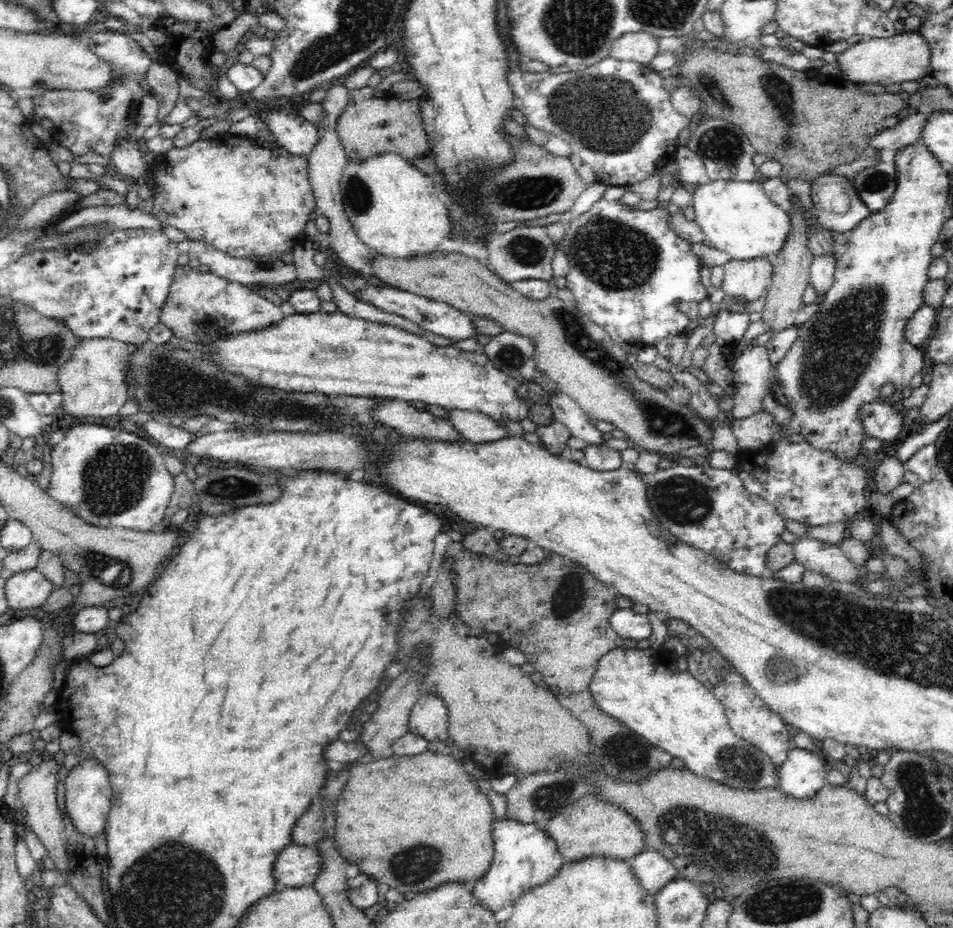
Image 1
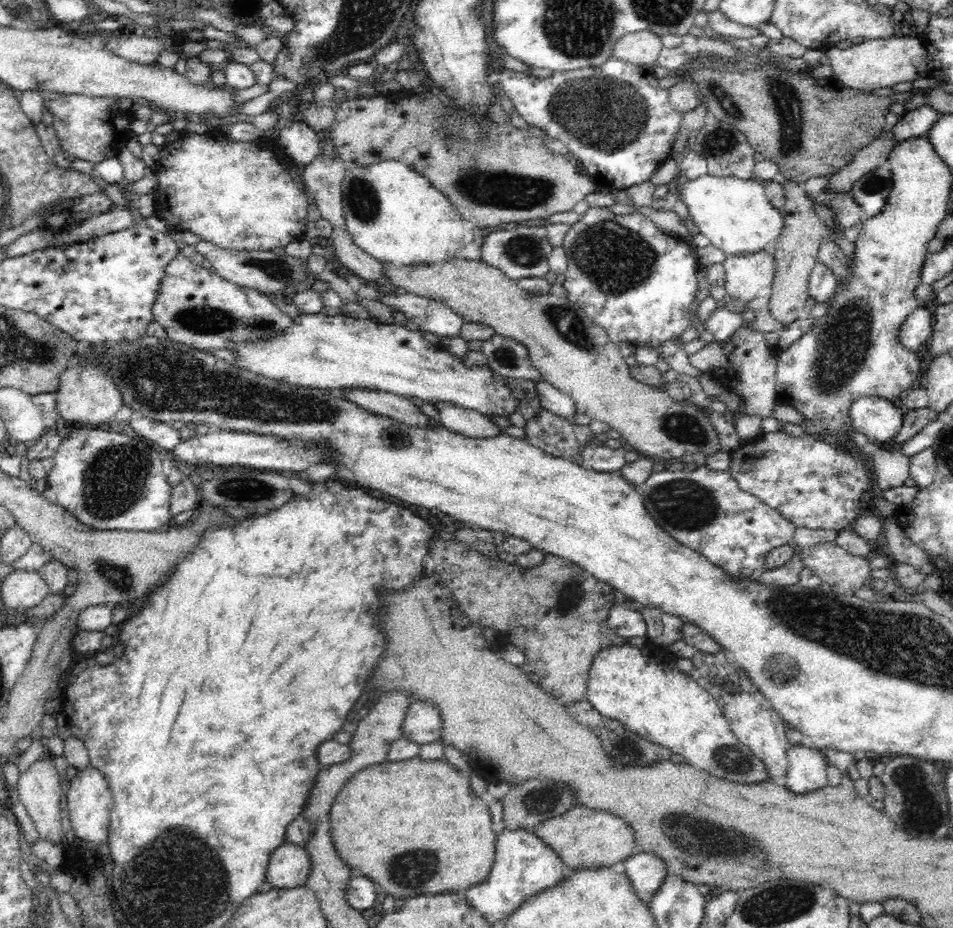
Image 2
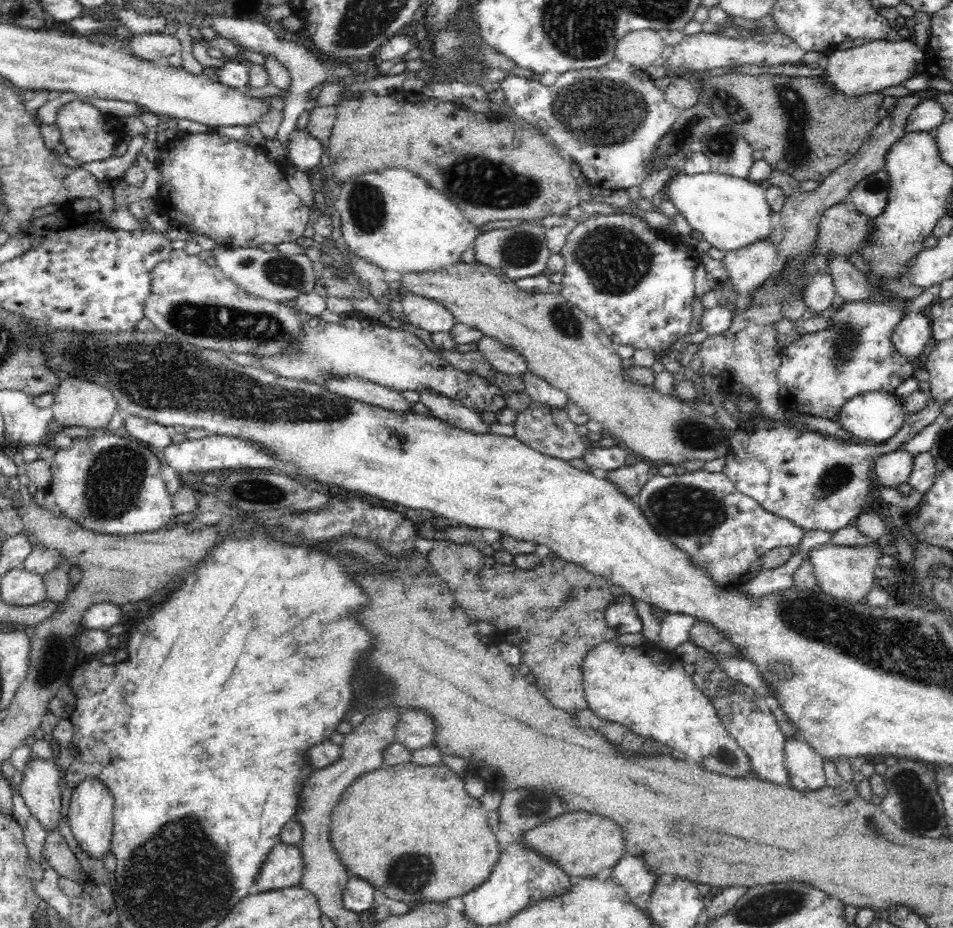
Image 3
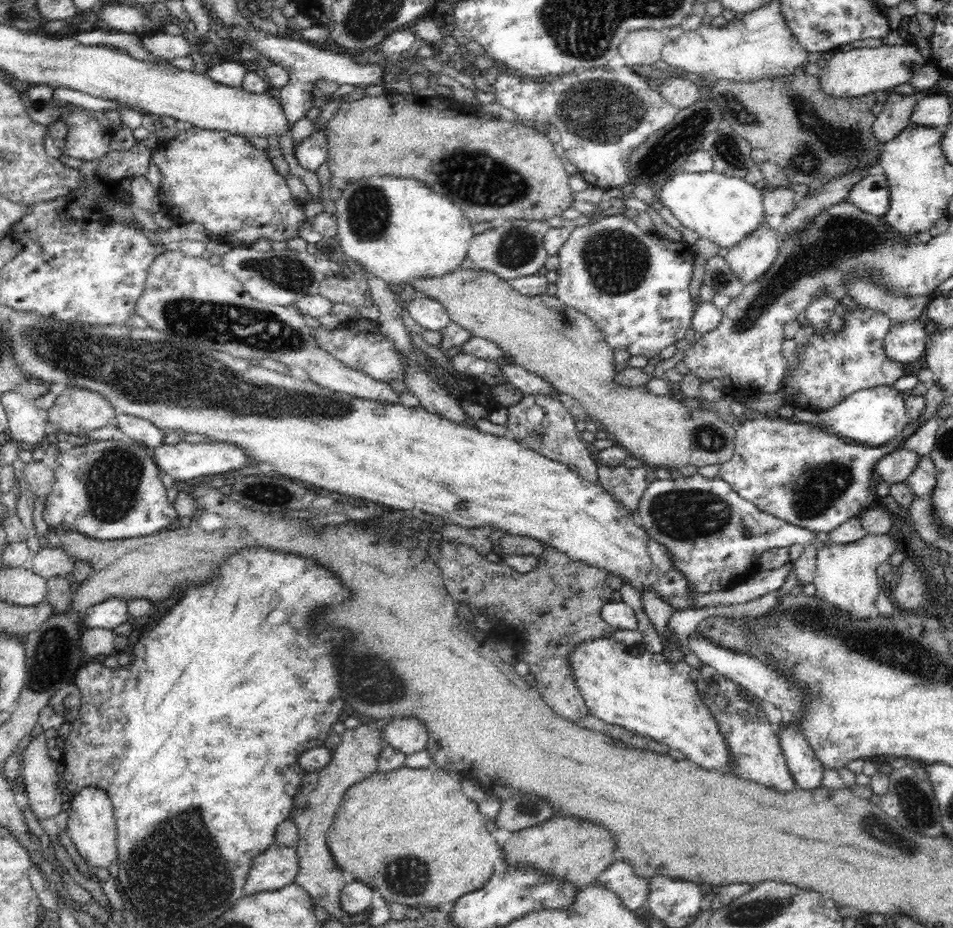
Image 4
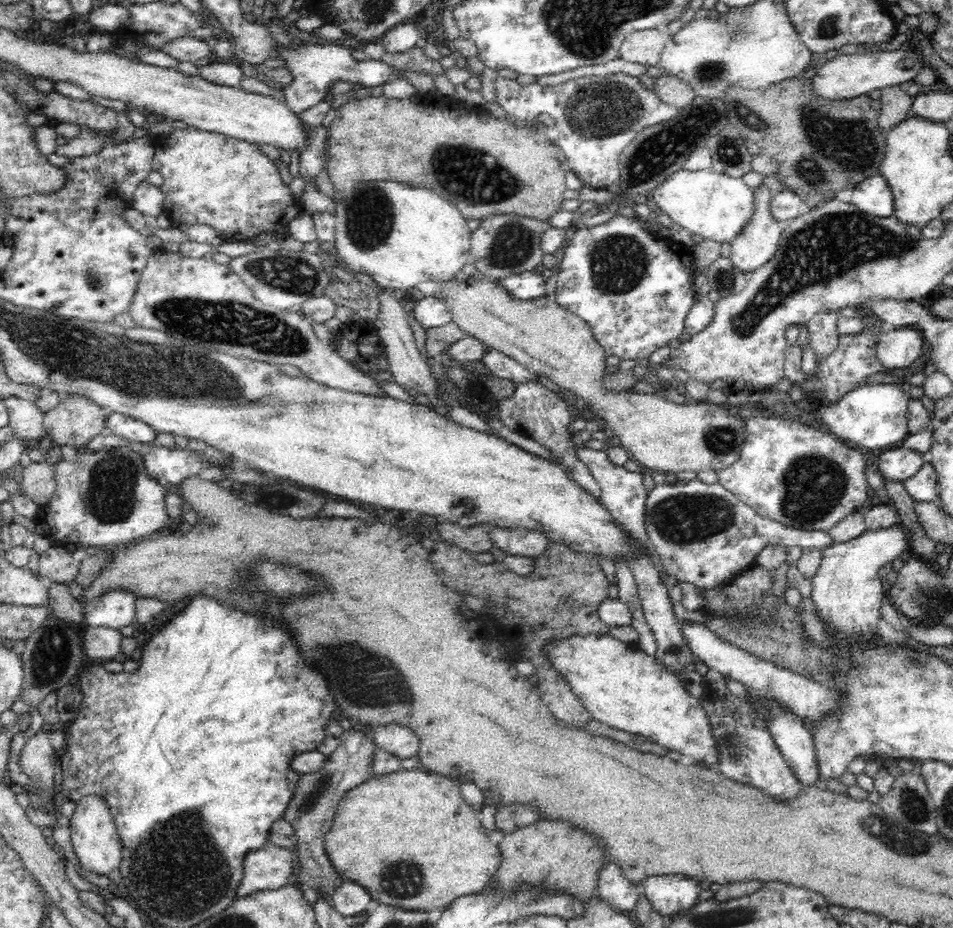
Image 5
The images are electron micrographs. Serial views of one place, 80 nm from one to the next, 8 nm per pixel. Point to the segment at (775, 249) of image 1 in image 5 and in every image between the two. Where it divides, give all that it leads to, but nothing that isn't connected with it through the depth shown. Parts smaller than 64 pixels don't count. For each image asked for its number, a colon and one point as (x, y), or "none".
2: (736, 215)
3: (731, 213)
4: (725, 210)
5: (718, 207)

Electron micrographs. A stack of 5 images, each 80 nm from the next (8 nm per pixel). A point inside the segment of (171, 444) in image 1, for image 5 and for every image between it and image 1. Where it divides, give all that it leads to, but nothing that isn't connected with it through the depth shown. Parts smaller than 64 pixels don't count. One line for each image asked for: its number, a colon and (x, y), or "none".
2: (151, 431)
3: (151, 434)
4: (141, 430)
5: (133, 429)

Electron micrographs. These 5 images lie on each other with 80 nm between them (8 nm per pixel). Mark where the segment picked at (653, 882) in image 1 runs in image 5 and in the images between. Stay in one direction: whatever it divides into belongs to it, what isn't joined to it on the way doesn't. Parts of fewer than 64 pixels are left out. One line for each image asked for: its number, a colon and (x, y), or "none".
2: (647, 872)
3: (634, 873)
4: (621, 878)
5: (613, 885)

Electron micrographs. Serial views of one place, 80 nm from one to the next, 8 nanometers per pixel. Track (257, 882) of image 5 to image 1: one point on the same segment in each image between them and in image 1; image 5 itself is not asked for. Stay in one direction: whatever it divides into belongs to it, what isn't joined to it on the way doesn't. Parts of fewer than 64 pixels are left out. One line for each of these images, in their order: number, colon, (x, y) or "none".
1: (298, 865)
2: (290, 865)
3: (284, 867)
4: (278, 867)

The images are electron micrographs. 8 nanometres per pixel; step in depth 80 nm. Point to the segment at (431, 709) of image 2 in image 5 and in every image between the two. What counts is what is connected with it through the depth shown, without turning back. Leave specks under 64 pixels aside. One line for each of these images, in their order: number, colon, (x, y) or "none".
3: (416, 728)
4: (409, 735)
5: (399, 739)

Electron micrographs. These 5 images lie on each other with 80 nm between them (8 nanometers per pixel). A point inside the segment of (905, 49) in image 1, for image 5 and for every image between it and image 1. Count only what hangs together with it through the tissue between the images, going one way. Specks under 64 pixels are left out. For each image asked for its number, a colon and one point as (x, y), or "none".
2: (878, 63)
3: (876, 65)
4: (859, 71)
5: (845, 76)

